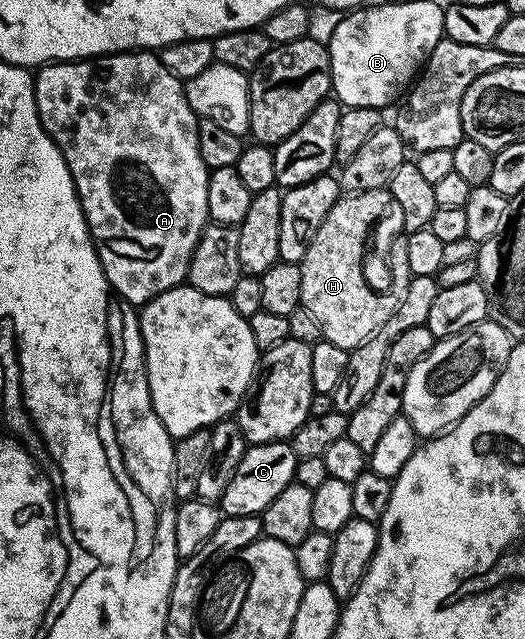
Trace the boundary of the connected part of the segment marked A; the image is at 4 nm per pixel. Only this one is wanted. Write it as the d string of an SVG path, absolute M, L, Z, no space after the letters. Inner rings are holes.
M150 50L111 52L109 56L91 56L89 60L51 62L41 65L33 73L33 78L36 110L40 114L40 122L46 133L52 138L54 145L60 150L60 154L72 174L72 182L75 190L78 191L78 200L82 203L82 213L86 219L90 237L94 239L94 249L100 258L102 269L108 278L111 289L127 305L141 306L152 298L179 287L186 280L186 275L190 269L190 259L196 250L196 242L210 220L208 214L208 178L211 174L211 169L207 168L204 158L200 158L200 142L196 142L196 130L200 118L192 110L192 106L188 106L183 81L178 80L172 74L168 74L164 62L160 62L158 55Z

